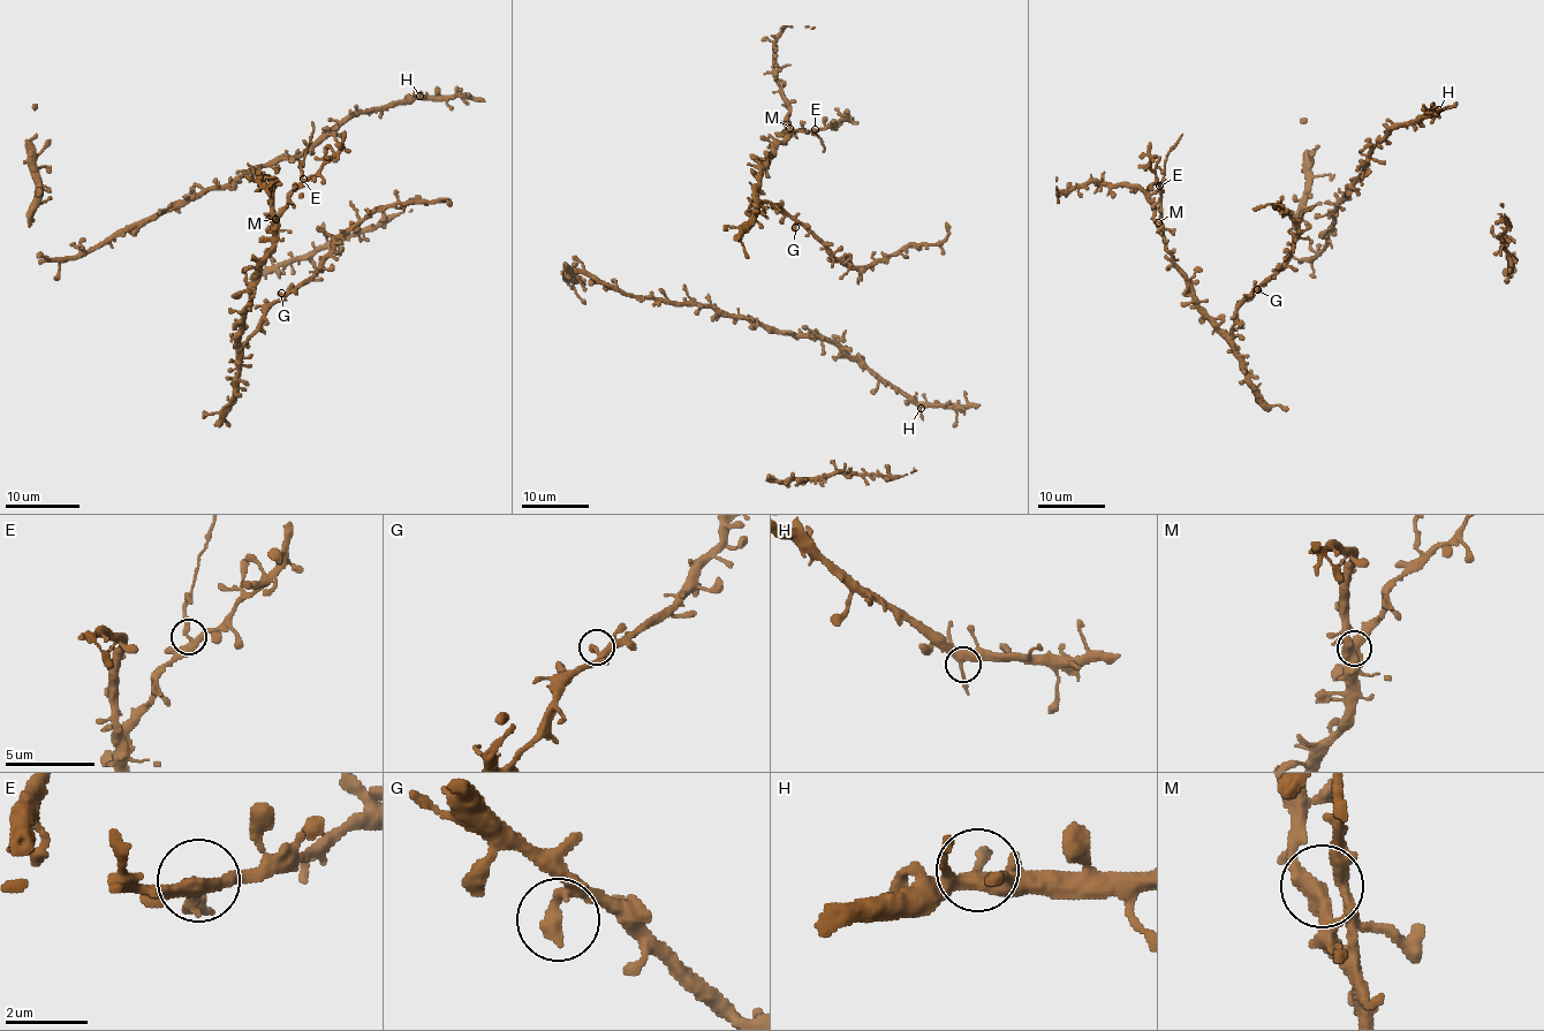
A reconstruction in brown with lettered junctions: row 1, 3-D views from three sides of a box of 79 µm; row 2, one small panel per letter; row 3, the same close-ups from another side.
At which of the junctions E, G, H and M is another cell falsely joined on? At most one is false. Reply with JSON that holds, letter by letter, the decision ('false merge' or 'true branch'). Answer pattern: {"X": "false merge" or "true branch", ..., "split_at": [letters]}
{"E": "false merge", "G": "true branch", "H": "true branch", "M": "true branch", "split_at": ["E"]}

